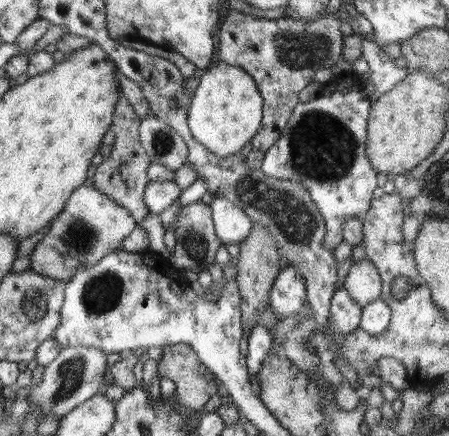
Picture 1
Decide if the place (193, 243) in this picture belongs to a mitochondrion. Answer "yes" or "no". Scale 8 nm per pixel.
yes

